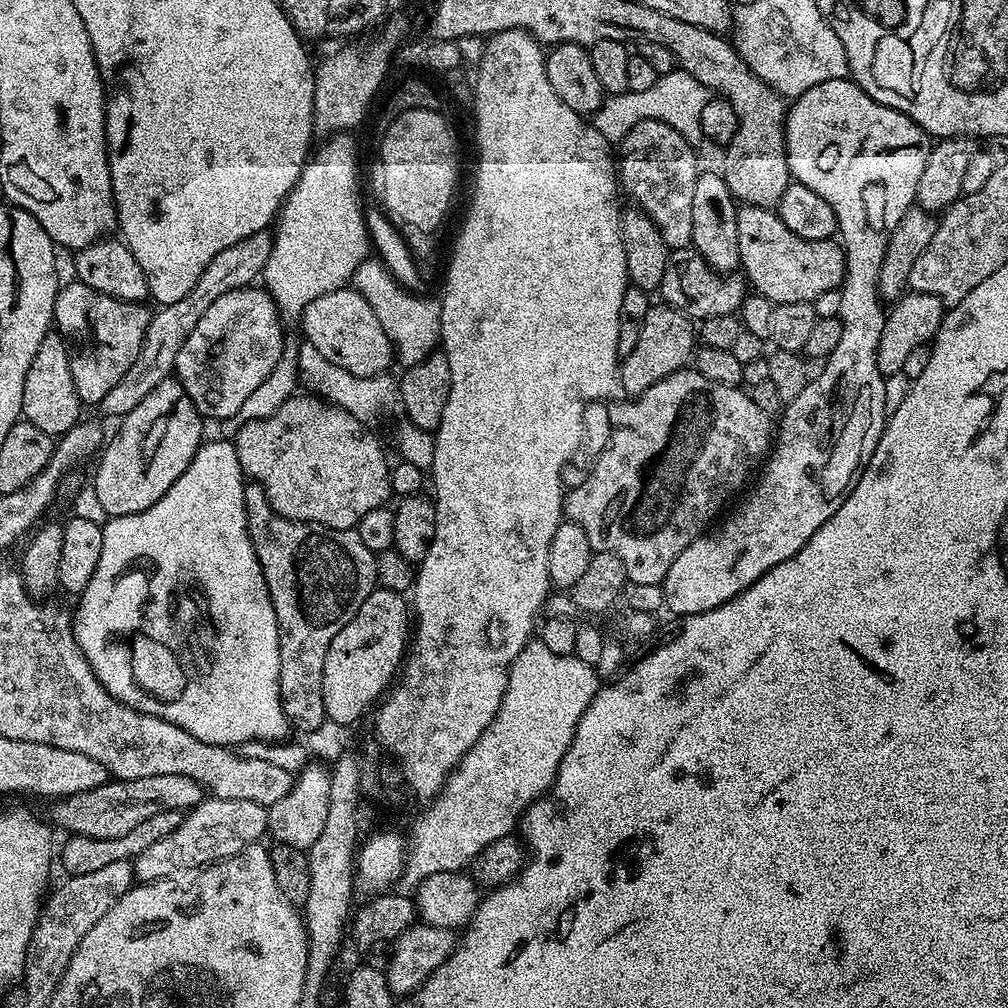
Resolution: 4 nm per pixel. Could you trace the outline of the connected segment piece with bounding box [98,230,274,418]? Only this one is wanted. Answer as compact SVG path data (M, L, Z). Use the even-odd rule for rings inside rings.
M265 230L258 234L250 234L250 238L242 238L242 242L234 242L234 246L226 246L226 250L210 258L210 266L202 270L190 294L165 303L168 304L165 308L155 309L146 330L142 350L138 350L138 358L134 358L134 366L130 366L130 370L126 370L121 381L110 390L110 394L102 398L98 406L99 411L104 411L108 416L123 418L130 414L160 382L171 377L176 367L178 350L182 350L182 342L190 338L190 330L194 330L198 318L206 314L207 308L218 298L222 298L222 294L235 288L255 285L263 277L264 267L270 259L273 237L271 231Z

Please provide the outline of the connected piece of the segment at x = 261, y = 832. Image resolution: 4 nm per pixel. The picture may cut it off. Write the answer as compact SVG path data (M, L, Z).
M205 798L197 808L185 815L178 830L170 830L166 838L142 850L134 861L137 881L151 882L175 877L183 868L199 870L217 860L225 860L251 844L263 841L268 831L268 808L246 798Z

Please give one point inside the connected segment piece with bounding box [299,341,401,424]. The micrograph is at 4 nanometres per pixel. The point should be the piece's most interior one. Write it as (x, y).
(365, 397)

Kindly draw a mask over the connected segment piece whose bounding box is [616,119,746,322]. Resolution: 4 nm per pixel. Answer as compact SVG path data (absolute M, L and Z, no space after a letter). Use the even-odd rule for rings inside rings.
M644 119L638 122L626 134L626 138L618 145L618 159L616 162L618 180L621 187L631 194L633 202L639 209L643 210L651 220L655 222L662 239L671 253L666 272L658 289L658 296L669 308L675 308L685 315L699 322L706 318L715 316L731 316L739 313L742 302L746 295L746 280L740 274L724 274L715 272L701 256L694 250L689 251L689 256L683 256L676 250L691 245L693 227L691 225L691 200L694 199L694 187L700 173L700 166L696 162L693 145L688 144L684 138L673 127L664 120Z

